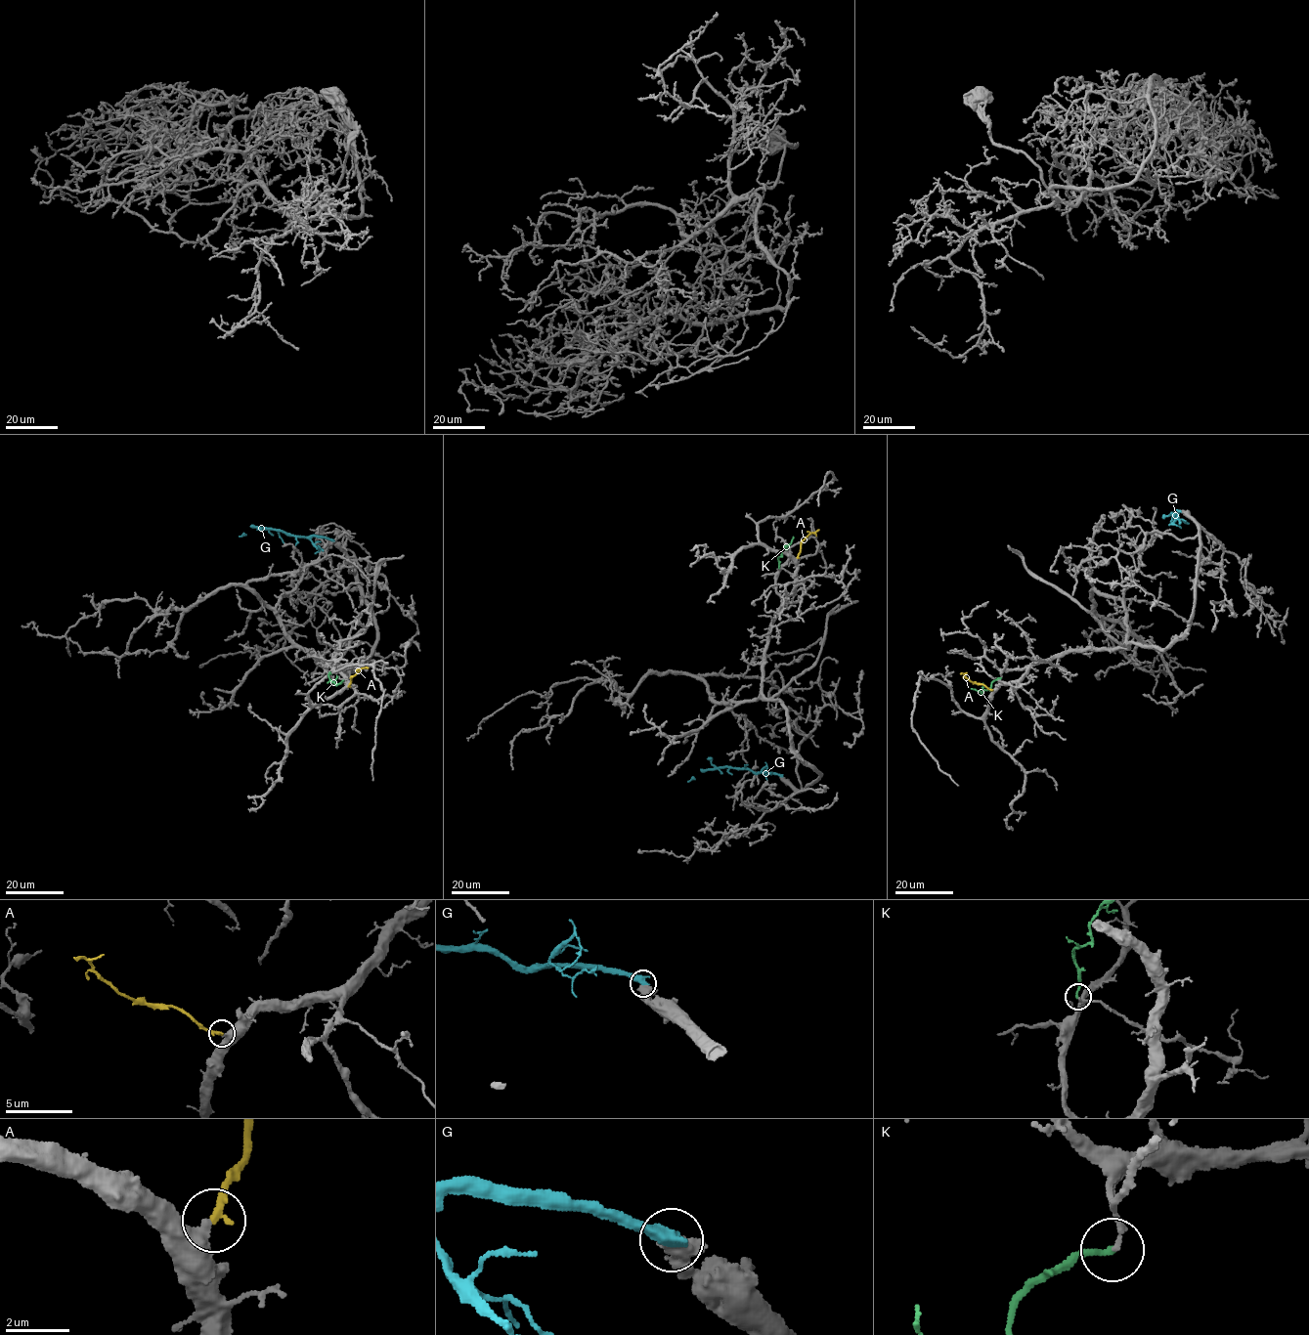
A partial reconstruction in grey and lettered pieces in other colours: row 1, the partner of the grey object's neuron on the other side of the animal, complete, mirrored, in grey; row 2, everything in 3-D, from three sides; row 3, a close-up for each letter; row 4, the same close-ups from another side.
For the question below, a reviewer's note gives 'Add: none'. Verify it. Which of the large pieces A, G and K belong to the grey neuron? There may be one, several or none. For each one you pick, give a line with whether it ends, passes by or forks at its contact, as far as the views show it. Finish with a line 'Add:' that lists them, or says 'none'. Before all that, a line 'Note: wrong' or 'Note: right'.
Note: wrong
A: it ends there
Add: A

